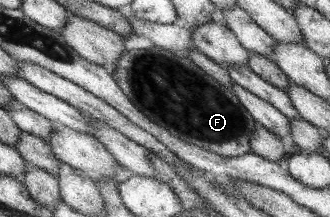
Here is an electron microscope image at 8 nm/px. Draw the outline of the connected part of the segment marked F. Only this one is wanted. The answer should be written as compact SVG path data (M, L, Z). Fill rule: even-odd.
M157 47L126 51L119 57L119 62L111 67L111 75L135 107L169 131L169 134L221 157L239 157L241 154L252 153L251 131L256 128L252 115L230 88L207 76L187 56L181 57Z

